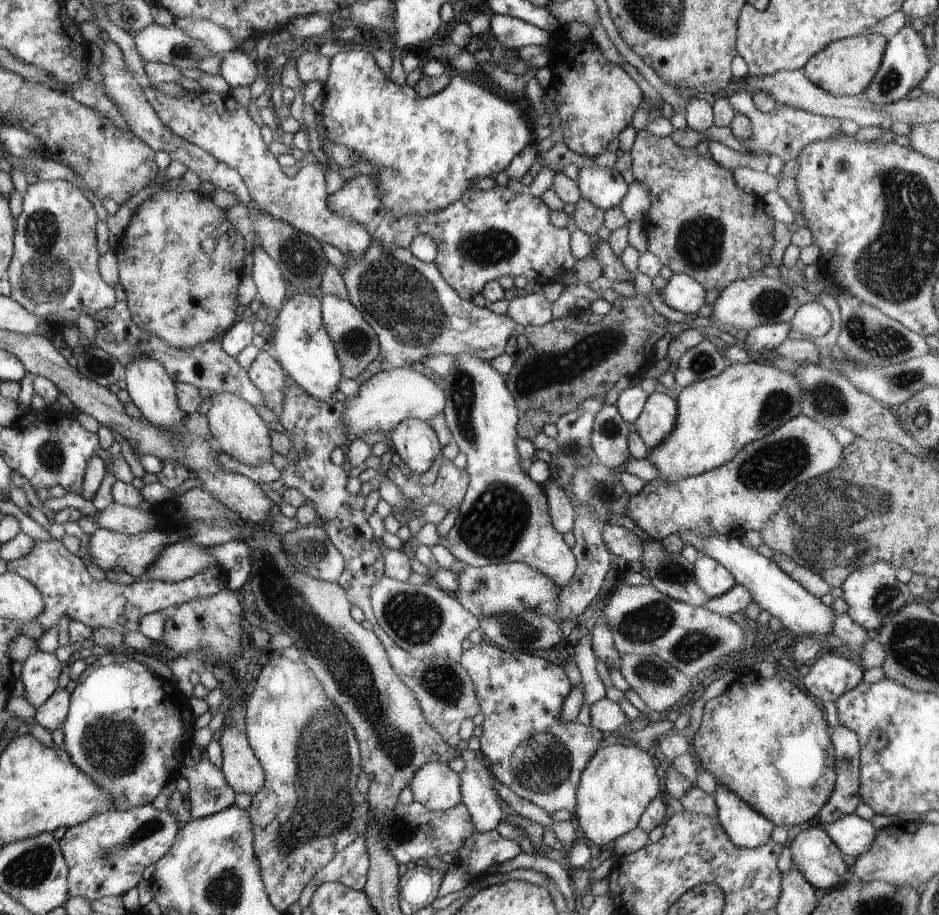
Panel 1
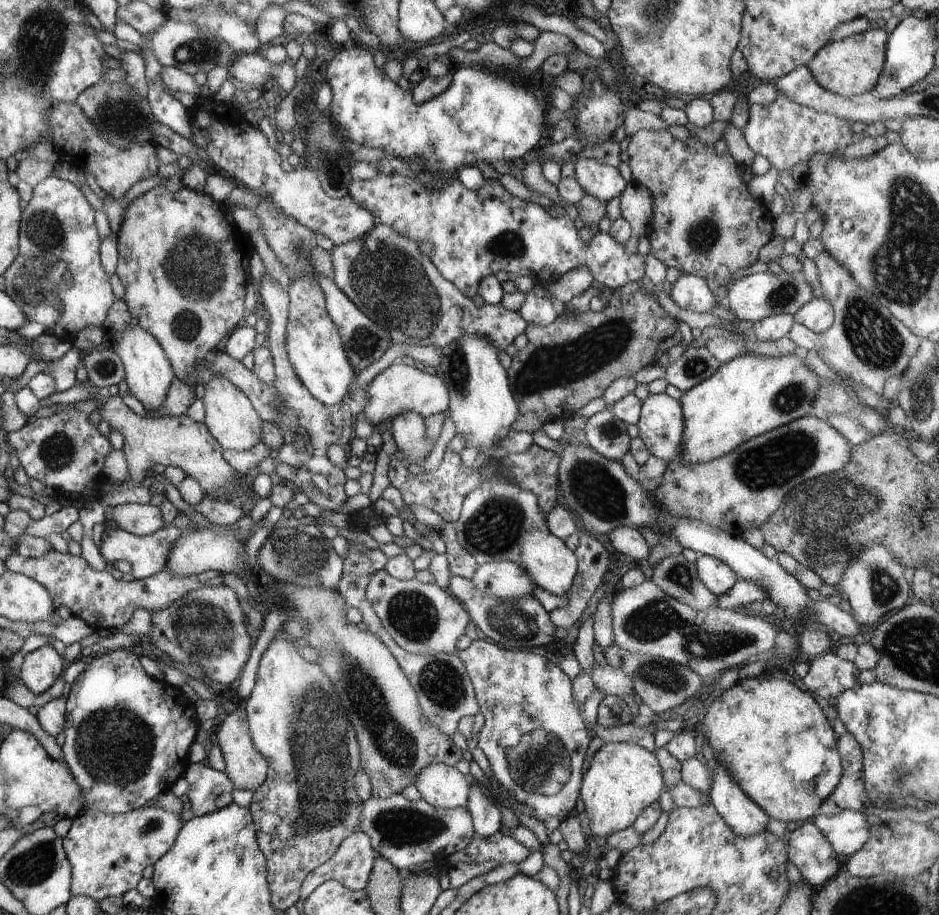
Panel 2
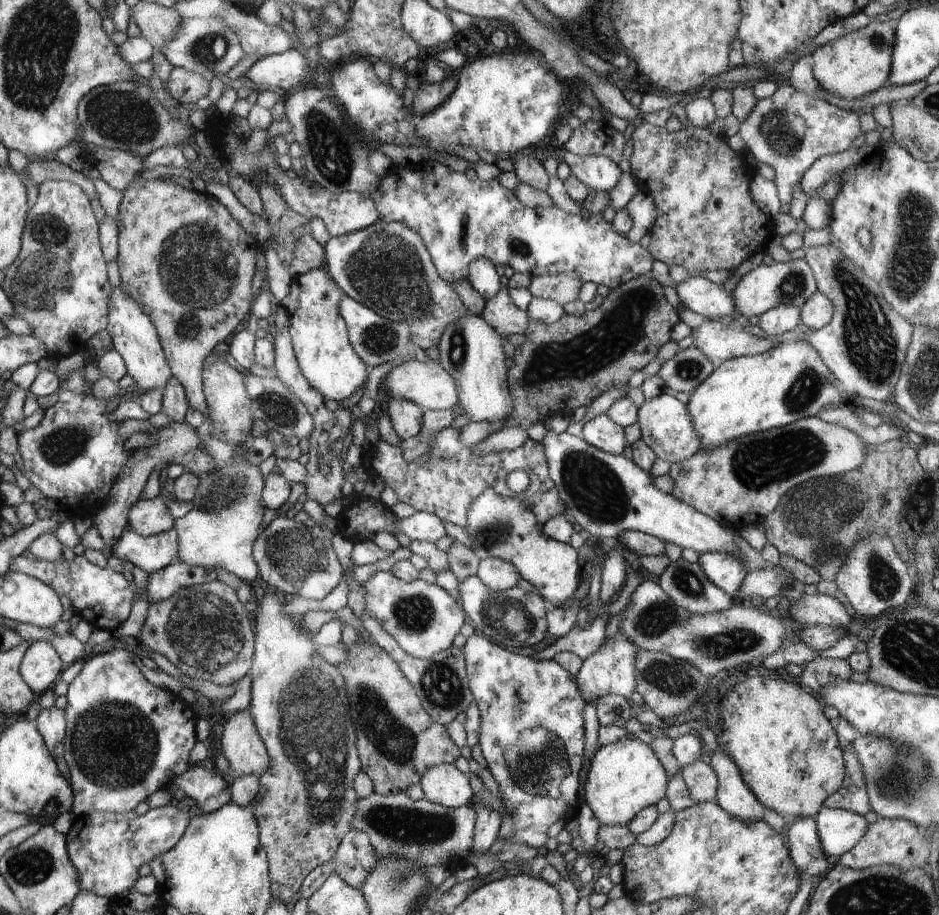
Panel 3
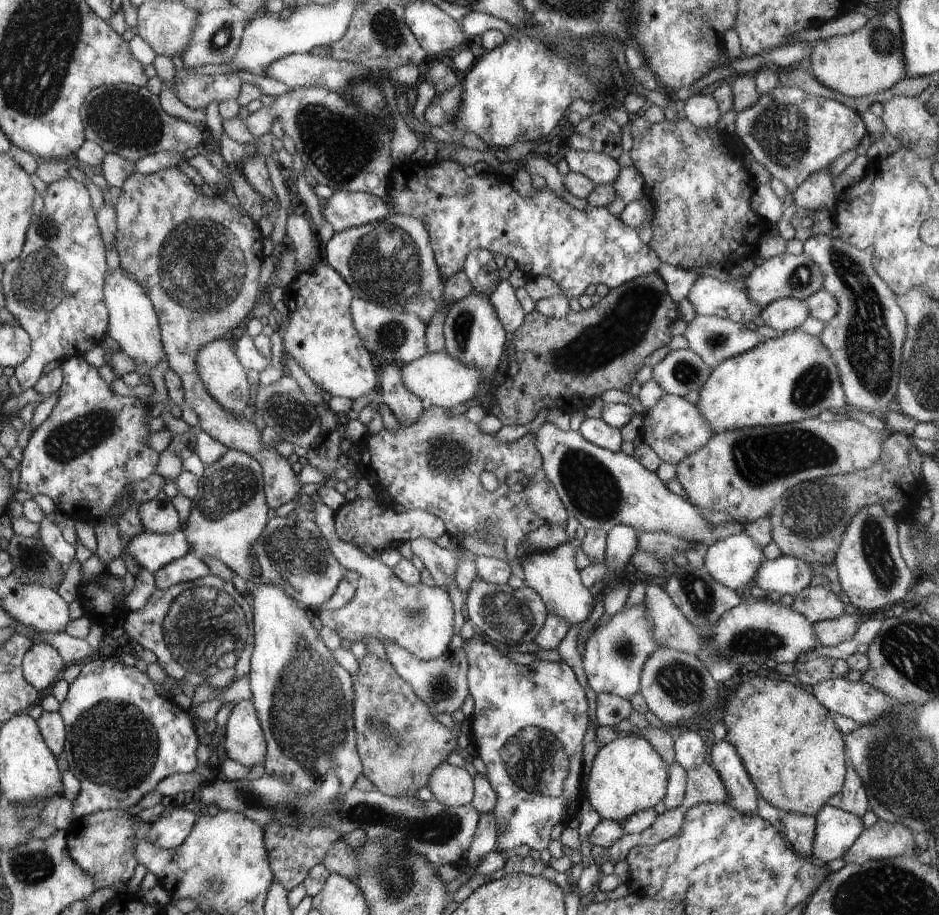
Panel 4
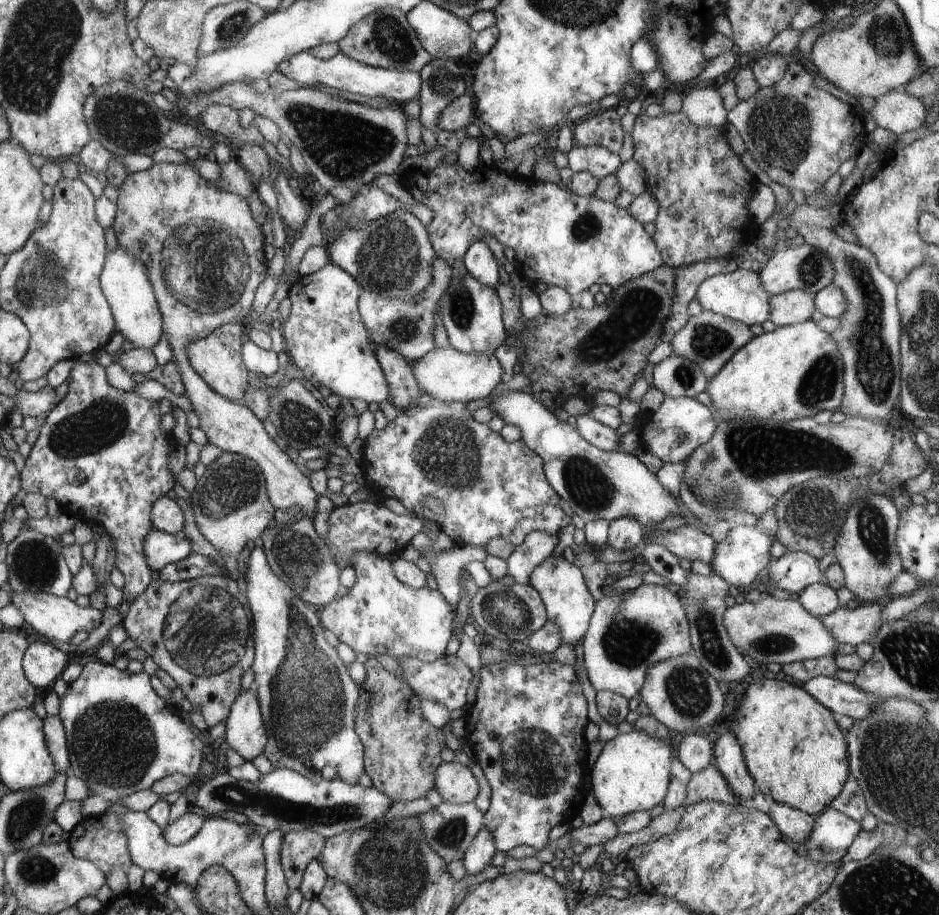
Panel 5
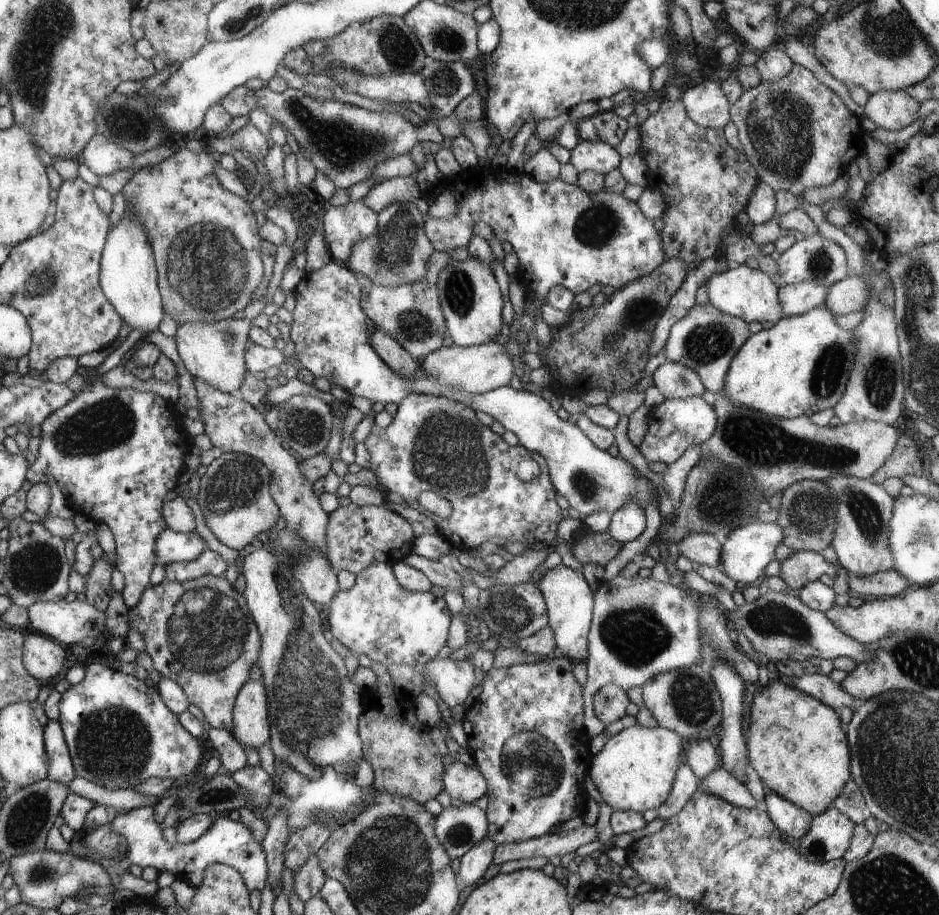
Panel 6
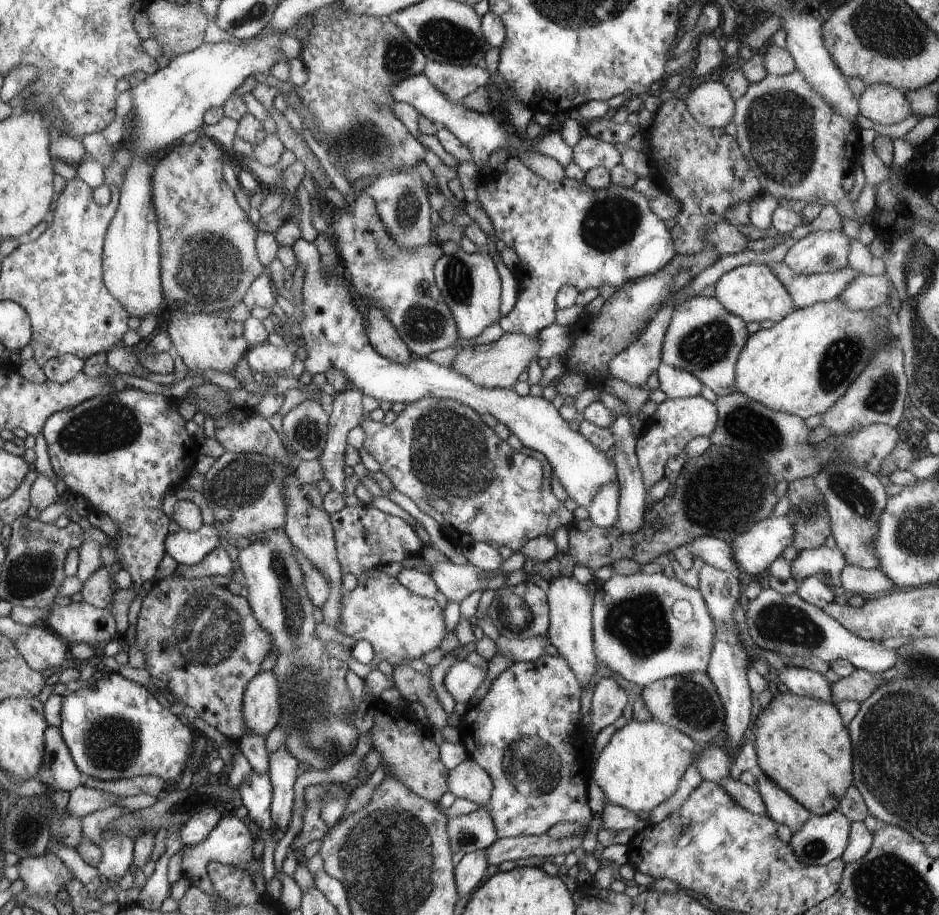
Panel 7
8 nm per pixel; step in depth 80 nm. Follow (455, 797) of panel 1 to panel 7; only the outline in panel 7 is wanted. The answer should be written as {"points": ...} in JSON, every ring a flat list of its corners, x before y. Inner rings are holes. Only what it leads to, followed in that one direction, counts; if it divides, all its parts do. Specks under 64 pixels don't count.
{"points":[[468,758,449,770,447,787,455,797,488,806,493,794,493,779,476,760]]}

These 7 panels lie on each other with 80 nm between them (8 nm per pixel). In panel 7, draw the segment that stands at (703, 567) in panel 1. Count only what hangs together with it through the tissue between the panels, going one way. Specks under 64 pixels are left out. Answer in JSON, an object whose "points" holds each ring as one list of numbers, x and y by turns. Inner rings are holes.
{"points":[[770,516,738,535,730,546,743,581,756,579,769,568,784,548,791,546,793,536,793,526,786,516]]}

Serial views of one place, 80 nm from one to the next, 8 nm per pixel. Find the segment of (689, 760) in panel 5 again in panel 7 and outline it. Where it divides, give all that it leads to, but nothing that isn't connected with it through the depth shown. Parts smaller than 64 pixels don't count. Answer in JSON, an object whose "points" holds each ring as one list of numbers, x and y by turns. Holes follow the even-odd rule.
{"points":[[710,744,702,746,695,765,704,781,716,783,724,777,730,777,734,760,730,754]]}

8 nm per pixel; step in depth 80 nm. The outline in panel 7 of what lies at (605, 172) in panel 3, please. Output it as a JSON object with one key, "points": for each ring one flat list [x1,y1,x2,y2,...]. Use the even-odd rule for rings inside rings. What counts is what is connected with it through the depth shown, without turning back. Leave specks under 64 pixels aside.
{"points":[[582,135,580,142,573,148,573,161,584,172,596,167,610,170,621,164,621,152,613,144]]}

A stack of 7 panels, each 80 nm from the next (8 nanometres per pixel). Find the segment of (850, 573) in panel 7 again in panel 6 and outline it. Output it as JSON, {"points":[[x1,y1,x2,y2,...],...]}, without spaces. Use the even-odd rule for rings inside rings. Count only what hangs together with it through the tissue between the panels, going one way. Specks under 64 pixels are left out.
{"points":[[897,570,877,572,874,576,848,575,849,591,863,598,893,597,912,587,911,582]]}

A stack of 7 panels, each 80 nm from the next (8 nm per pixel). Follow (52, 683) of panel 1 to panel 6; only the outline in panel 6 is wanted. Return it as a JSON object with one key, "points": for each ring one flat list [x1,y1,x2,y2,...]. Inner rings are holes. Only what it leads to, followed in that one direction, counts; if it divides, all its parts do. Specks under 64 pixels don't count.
{"points":[[31,632,25,638,24,663,26,670,41,684,48,684,64,670,66,652,62,660,62,646,46,635]]}

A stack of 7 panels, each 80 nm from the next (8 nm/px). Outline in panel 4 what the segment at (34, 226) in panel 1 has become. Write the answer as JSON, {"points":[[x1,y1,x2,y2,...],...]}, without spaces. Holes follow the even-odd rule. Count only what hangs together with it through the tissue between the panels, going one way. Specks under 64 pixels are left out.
{"points":[[72,177,51,182,47,185,46,192,43,194,43,208,40,214,34,213,32,224,29,226,27,237,25,238,25,246,18,258,3,264,2,284,5,291,5,309,14,315,18,321,18,325,22,327,31,338,30,356,15,368,14,376,21,384,23,389,32,388,42,378,44,374,44,366,52,360,65,361,72,357,83,356,92,346,100,344,101,338,108,335,109,326,109,307,105,298,105,276,108,273,106,265,106,242,102,238,101,230,98,230,100,224,96,224,97,216,94,216,92,204,90,204,90,194,88,188,84,184,78,184]]}

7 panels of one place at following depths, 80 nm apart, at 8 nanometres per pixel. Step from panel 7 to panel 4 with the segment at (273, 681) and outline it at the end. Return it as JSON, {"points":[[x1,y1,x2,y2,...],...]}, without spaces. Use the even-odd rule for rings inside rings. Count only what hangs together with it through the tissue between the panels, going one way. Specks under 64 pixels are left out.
{"points":[[252,699,237,702,224,727,223,757,249,769,265,762,268,743]]}

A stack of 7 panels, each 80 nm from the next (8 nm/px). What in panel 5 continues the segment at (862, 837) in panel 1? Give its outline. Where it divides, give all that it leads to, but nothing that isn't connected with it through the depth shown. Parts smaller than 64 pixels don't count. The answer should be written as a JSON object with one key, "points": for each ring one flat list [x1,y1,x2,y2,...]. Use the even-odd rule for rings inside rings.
{"points":[[827,806,815,817,810,838,804,843,806,857,819,863,836,863,862,830,860,823,847,814]]}

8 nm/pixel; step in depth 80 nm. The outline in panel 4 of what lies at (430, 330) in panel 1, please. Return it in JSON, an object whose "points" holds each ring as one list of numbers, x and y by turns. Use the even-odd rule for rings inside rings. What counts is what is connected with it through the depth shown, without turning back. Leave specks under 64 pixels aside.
{"points":[[394,215,386,220,380,219,353,229,344,229,335,232,328,242,321,243,321,247,324,262,342,274,357,299,391,309,402,309,417,315,427,325,436,310,442,306,445,280,441,277,429,232,422,222,414,217],[500,280,496,290,489,296,488,300,496,308,498,318,507,331,513,333,521,328,528,315,517,298,516,290,508,280]]}

